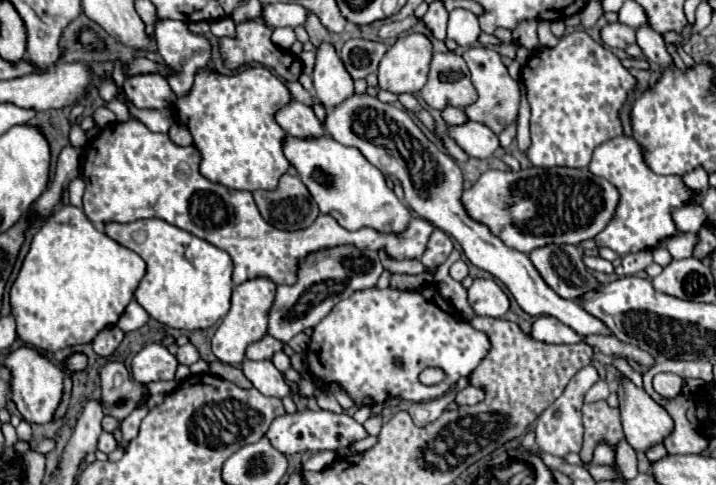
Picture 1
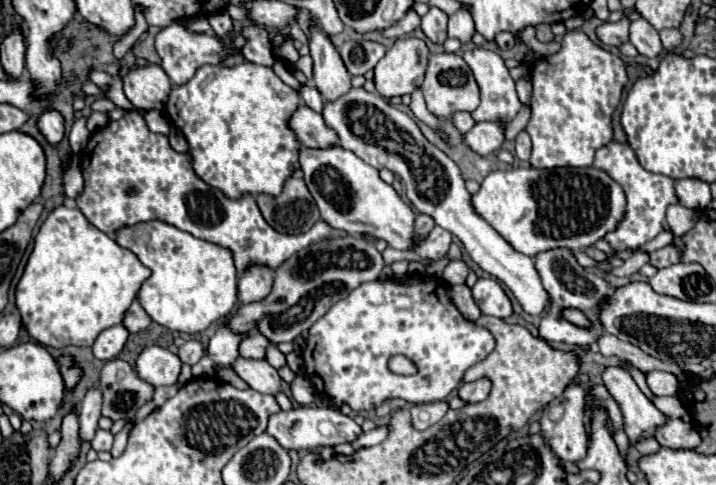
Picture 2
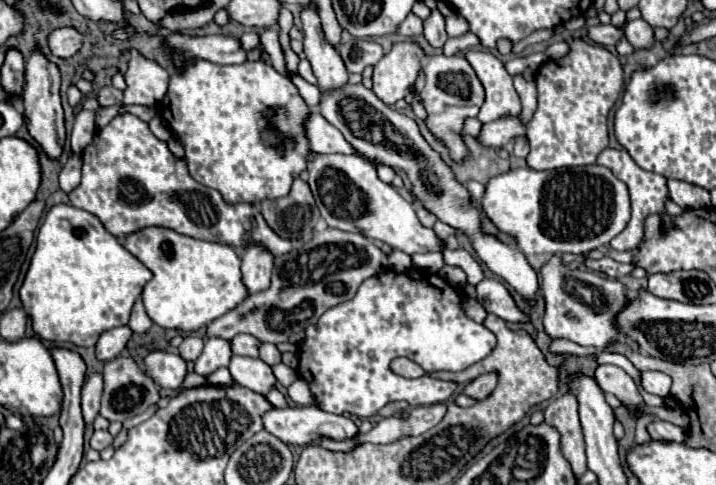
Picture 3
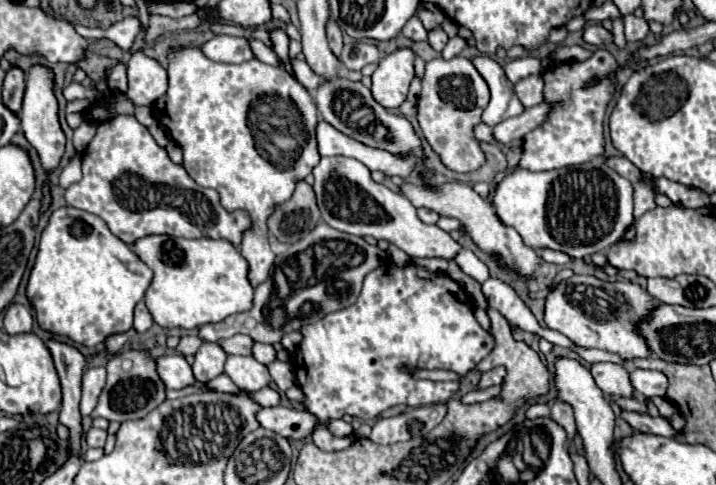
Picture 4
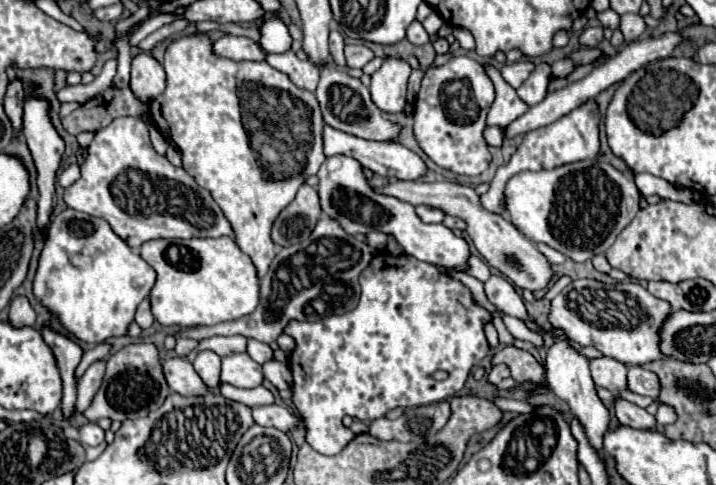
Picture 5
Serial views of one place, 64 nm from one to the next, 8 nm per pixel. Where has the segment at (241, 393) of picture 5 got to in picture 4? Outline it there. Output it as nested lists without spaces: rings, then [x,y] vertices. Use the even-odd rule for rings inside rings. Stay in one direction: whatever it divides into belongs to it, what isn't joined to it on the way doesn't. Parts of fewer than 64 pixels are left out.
[[[218,374],[214,380],[210,380],[206,384],[210,390],[218,390],[218,392],[238,392],[236,384],[226,376],[226,374]],[[262,388],[262,390],[258,390],[258,392],[250,394],[250,396],[262,406],[278,406],[280,404],[280,394],[276,390],[272,390],[272,388]]]

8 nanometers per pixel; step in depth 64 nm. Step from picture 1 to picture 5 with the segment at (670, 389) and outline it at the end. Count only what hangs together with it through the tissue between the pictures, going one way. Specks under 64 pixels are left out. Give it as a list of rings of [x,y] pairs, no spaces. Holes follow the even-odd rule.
[[[630,366],[628,368],[628,388],[636,394],[658,398],[660,394],[660,380],[654,372],[642,368],[642,366]]]

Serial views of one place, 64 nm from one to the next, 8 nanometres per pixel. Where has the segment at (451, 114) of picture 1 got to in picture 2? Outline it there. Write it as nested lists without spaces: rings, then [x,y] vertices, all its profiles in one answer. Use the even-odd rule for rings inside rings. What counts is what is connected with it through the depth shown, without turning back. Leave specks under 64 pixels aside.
[[[454,112],[452,114],[452,124],[460,130],[460,132],[468,132],[476,122],[472,120],[472,116],[468,112]]]

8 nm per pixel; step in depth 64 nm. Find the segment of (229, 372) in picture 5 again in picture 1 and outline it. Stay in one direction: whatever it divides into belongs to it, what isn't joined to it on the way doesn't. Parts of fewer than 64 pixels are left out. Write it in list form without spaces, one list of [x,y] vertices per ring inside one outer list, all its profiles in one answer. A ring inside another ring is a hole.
[[[244,360],[242,370],[246,378],[254,384],[254,388],[264,396],[274,396],[274,398],[292,396],[292,388],[284,380],[284,374],[270,360],[262,360],[262,362]]]

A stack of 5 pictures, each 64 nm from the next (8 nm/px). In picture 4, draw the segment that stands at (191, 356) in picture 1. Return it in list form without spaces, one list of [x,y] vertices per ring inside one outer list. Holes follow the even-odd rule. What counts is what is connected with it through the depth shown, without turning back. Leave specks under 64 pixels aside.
[[[184,336],[184,338],[180,340],[180,344],[178,344],[178,352],[180,352],[182,356],[190,356],[190,354],[194,356],[200,346],[202,346],[202,340],[200,340],[198,336]]]

